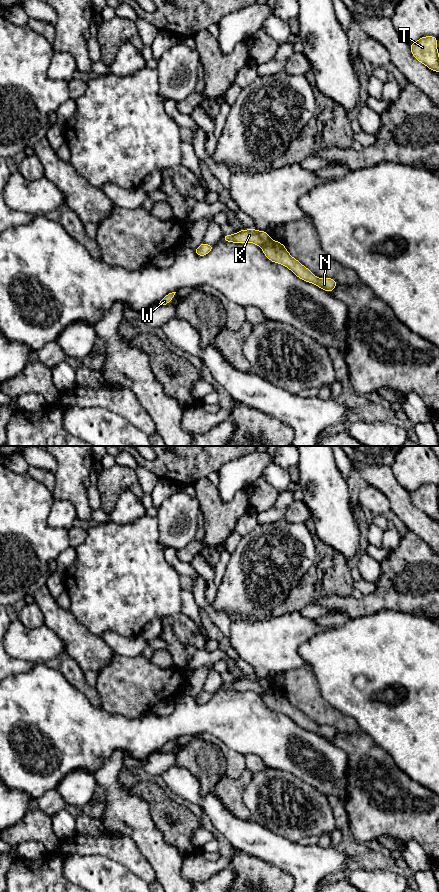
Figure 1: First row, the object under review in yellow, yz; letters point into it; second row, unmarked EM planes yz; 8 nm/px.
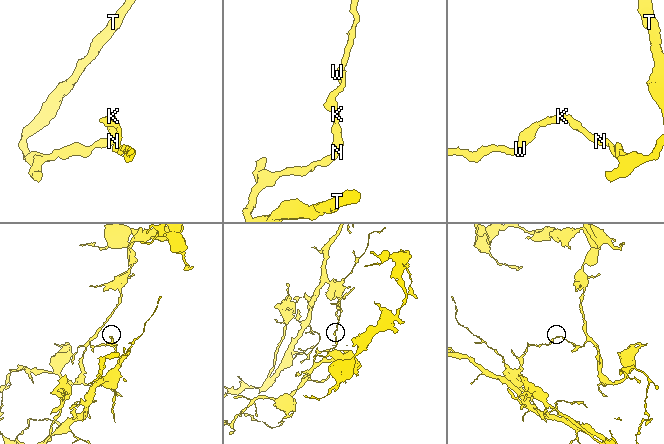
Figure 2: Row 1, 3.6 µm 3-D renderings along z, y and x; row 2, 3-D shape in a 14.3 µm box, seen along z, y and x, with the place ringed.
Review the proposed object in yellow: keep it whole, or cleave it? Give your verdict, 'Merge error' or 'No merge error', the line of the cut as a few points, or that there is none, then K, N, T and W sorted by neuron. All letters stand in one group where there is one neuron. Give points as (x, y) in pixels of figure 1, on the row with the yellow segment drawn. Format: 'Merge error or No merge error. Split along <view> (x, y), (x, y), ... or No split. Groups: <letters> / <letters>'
Merge error. Split along yz (270, 239), (263, 247). Groups: K W / N T

